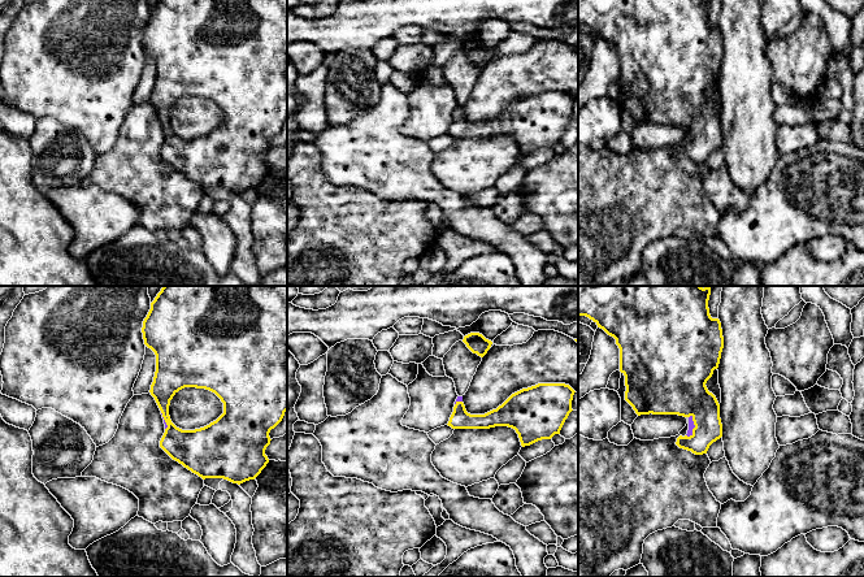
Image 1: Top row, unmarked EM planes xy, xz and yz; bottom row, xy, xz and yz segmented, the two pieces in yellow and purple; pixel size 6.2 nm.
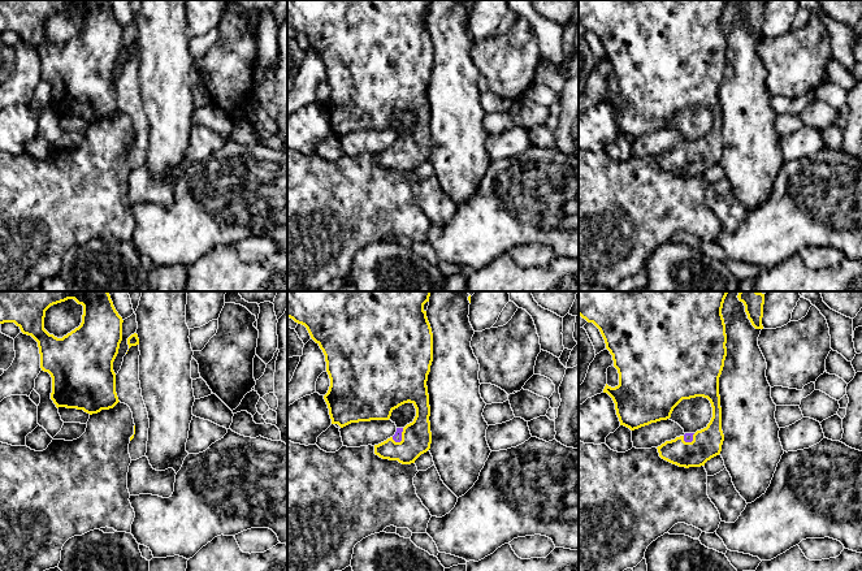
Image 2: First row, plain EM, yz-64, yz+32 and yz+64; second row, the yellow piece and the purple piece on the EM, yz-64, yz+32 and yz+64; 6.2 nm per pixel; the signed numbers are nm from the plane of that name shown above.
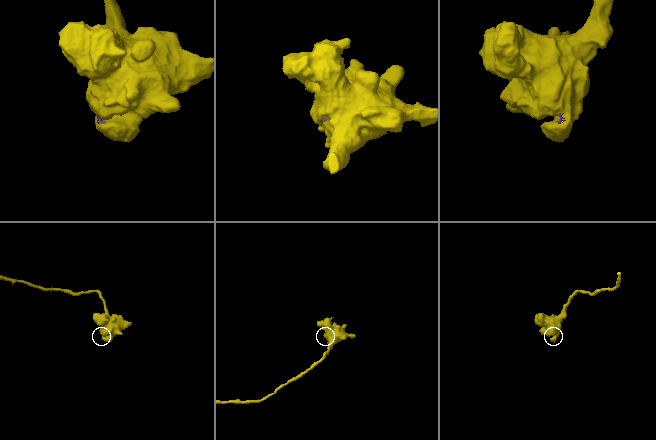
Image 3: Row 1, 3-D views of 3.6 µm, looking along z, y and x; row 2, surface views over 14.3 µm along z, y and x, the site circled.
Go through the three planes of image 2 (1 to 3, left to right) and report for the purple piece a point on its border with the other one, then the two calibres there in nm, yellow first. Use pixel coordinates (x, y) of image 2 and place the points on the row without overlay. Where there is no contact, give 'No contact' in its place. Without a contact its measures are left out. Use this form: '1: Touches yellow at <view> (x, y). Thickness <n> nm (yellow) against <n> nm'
1: No contact
2: Touches yellow at yz+32 (402, 146). Thickness 190 nm (yellow) against 60 nm
3: Touches yellow at yz+64 (692, 150). Thickness 180 nm (yellow) against 60 nm

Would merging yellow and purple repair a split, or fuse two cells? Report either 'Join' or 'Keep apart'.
Join

